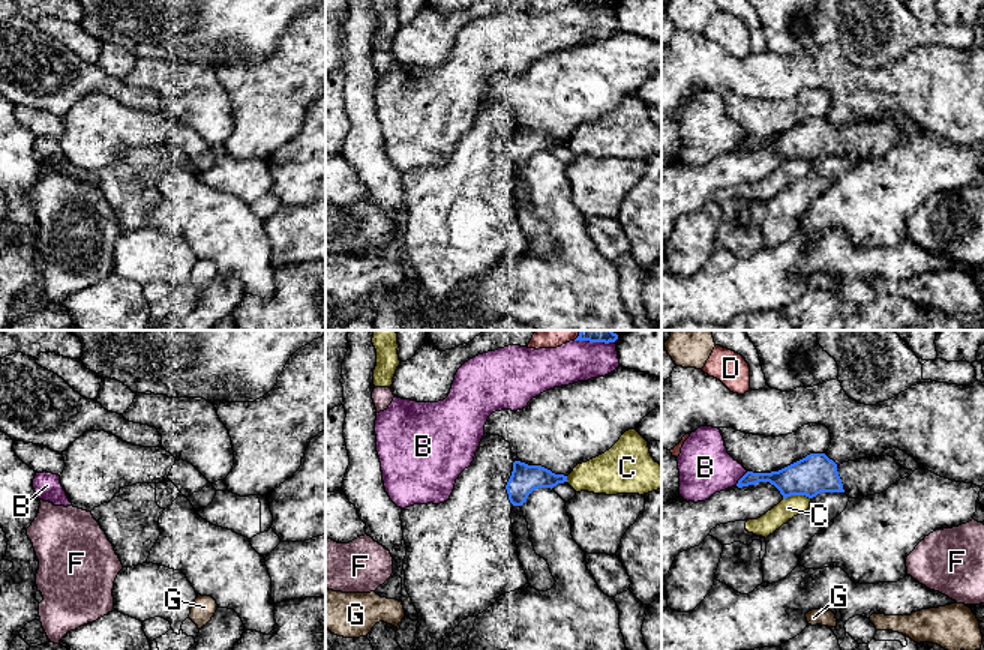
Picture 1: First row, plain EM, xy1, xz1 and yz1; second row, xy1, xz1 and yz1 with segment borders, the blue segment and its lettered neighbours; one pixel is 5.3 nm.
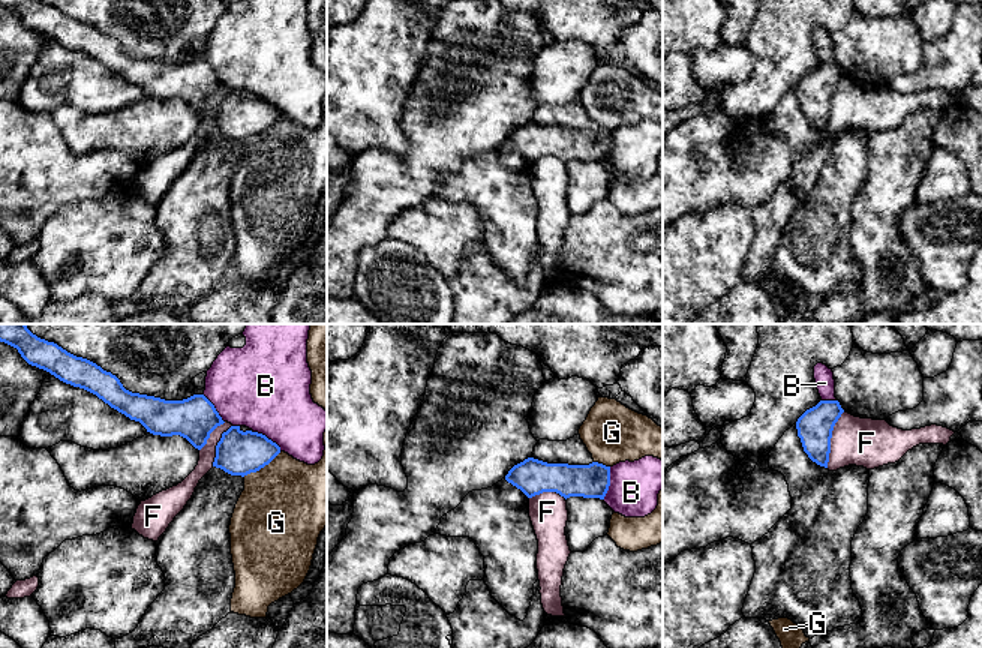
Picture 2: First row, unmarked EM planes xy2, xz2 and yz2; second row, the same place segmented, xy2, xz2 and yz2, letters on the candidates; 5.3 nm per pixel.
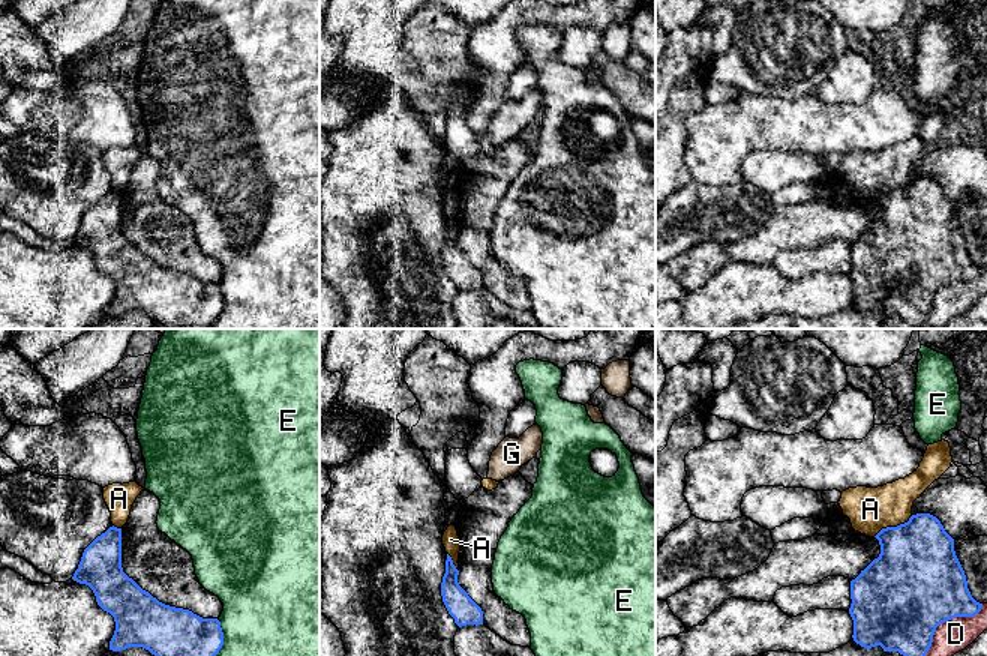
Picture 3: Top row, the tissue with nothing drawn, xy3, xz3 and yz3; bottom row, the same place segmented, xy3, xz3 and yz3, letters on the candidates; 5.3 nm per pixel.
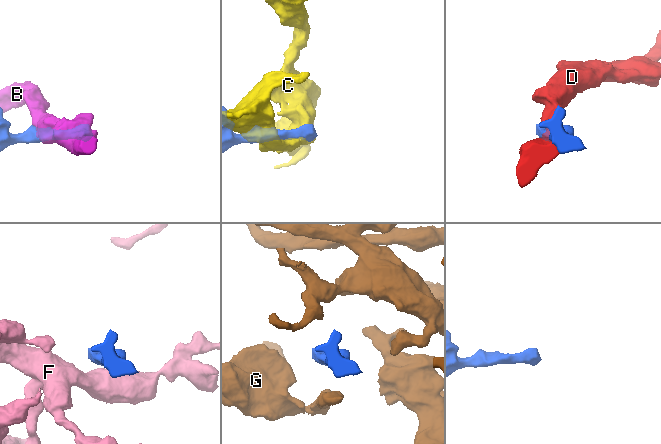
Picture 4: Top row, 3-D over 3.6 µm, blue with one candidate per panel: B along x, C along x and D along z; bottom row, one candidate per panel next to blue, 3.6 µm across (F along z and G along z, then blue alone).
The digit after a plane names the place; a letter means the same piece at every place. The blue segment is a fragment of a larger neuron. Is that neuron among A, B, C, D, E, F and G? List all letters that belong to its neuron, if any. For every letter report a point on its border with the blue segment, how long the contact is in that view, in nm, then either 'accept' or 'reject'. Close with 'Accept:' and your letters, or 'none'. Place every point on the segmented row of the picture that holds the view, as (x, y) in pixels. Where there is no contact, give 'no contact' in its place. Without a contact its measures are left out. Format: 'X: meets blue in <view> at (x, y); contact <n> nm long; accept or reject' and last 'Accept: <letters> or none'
A: meets blue in yz3 at (893, 527); contact 240 nm long; reject
B: meets blue in xz2 at (609, 483); contact 180 nm long; reject
C: meets blue in yz1 at (797, 494); contact 150 nm long; reject
D: meets blue in yz3 at (947, 620); contact 420 nm long; reject
E: meets blue in xy3 at (222, 638); contact 190 nm long; reject
F: meets blue in yz2 at (829, 440); contact 320 nm long; reject
G: meets blue in xy2 at (261, 467); contact 240 nm long; reject
Accept: none

